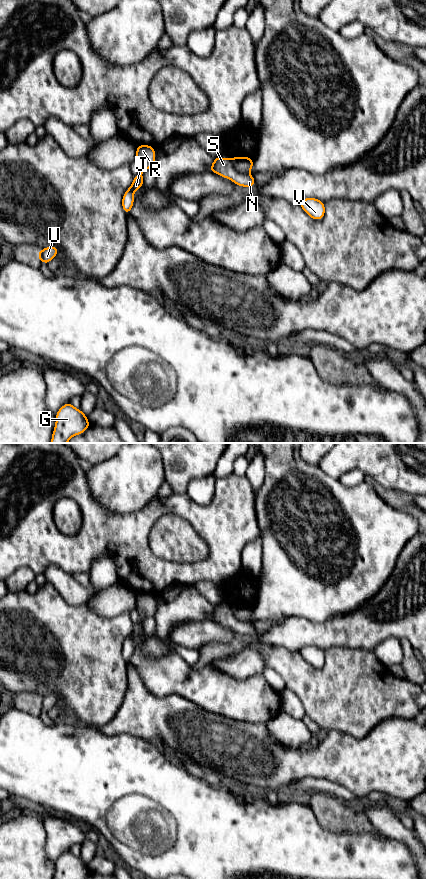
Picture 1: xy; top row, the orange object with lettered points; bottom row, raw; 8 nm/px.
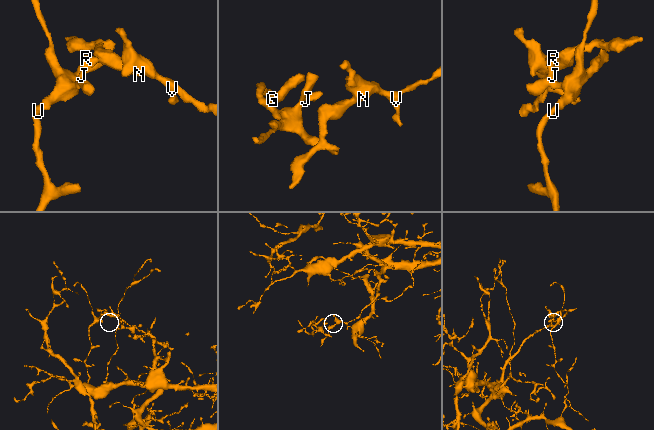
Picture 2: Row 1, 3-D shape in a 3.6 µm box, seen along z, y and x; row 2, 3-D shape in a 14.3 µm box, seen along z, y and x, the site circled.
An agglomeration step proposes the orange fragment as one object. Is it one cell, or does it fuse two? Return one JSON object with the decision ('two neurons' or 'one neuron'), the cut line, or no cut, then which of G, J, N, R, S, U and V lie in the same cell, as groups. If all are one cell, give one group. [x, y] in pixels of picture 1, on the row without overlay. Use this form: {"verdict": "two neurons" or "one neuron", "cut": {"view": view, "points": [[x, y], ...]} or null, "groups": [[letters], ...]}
{"verdict": "two neurons", "cut": {"view": "xy", "points": [[231, 608], [234, 615], [239, 620], [245, 622]]}, "groups": [["G", "J", "N", "R", "S", "U"], ["V"]]}

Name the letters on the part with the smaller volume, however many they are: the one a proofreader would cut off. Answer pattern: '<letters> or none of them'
G, J, N, R, S, U

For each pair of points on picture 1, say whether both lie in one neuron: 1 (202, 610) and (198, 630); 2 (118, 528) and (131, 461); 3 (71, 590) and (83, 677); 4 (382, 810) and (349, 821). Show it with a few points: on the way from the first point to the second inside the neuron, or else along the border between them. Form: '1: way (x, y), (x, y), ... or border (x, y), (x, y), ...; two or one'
1: border (208, 619), (183, 622), (177, 626); two
2: border (99, 503), (116, 513), (132, 513), (144, 507); two
3: border (56, 588), (68, 603), (85, 603); two
4: border (363, 811), (370, 823), (381, 833); two

